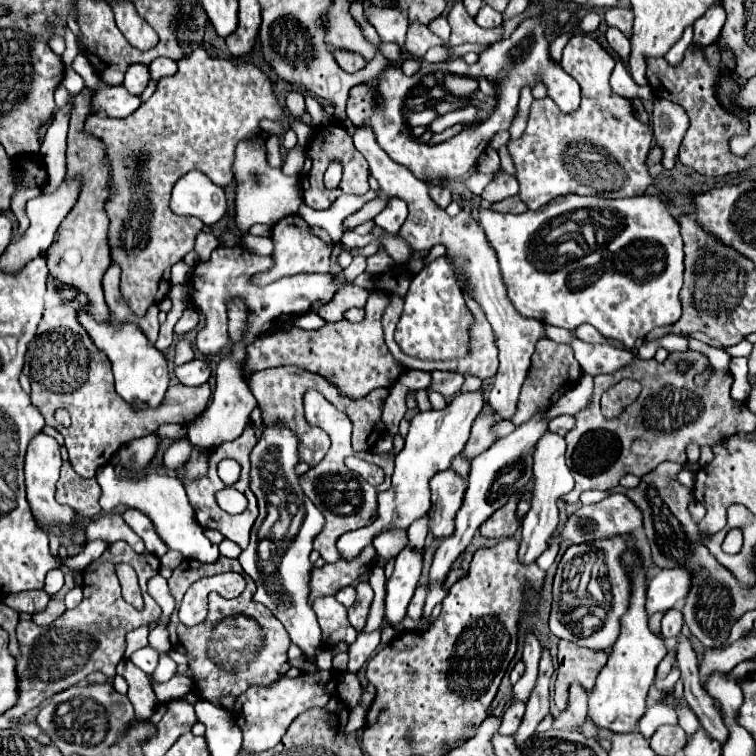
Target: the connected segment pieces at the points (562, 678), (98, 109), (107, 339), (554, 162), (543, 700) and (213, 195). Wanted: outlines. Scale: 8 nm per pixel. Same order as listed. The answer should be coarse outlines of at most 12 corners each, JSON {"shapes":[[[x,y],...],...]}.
{"shapes":[[[558,643],[556,705],[566,707],[568,687],[586,689],[606,665],[604,651]],[[84,54],[72,67],[84,77],[94,113],[122,119],[140,97],[98,79]],[[80,321],[134,411],[162,403],[164,355],[136,325]],[[574,35],[562,69],[574,113],[534,99],[508,143],[520,197],[636,197],[652,131],[608,77],[616,61]],[[542,649],[538,679],[514,735],[518,745],[532,737],[548,713],[552,657]],[[202,171],[172,189],[172,211],[216,225],[226,213],[224,189]]]}

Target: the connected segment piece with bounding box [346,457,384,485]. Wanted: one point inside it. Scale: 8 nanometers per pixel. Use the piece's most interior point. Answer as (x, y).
(373, 474)

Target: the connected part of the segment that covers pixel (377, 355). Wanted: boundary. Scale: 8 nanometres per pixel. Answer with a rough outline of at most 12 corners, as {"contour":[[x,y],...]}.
{"contour":[[374,291],[360,323],[292,327],[248,345],[244,369],[296,365],[360,399],[390,387],[390,357]]}

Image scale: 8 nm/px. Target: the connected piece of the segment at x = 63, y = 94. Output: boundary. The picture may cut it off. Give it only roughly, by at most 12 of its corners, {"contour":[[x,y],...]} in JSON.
{"contour":[[64,85],[56,89],[56,107],[74,105],[76,95],[70,95]]}

